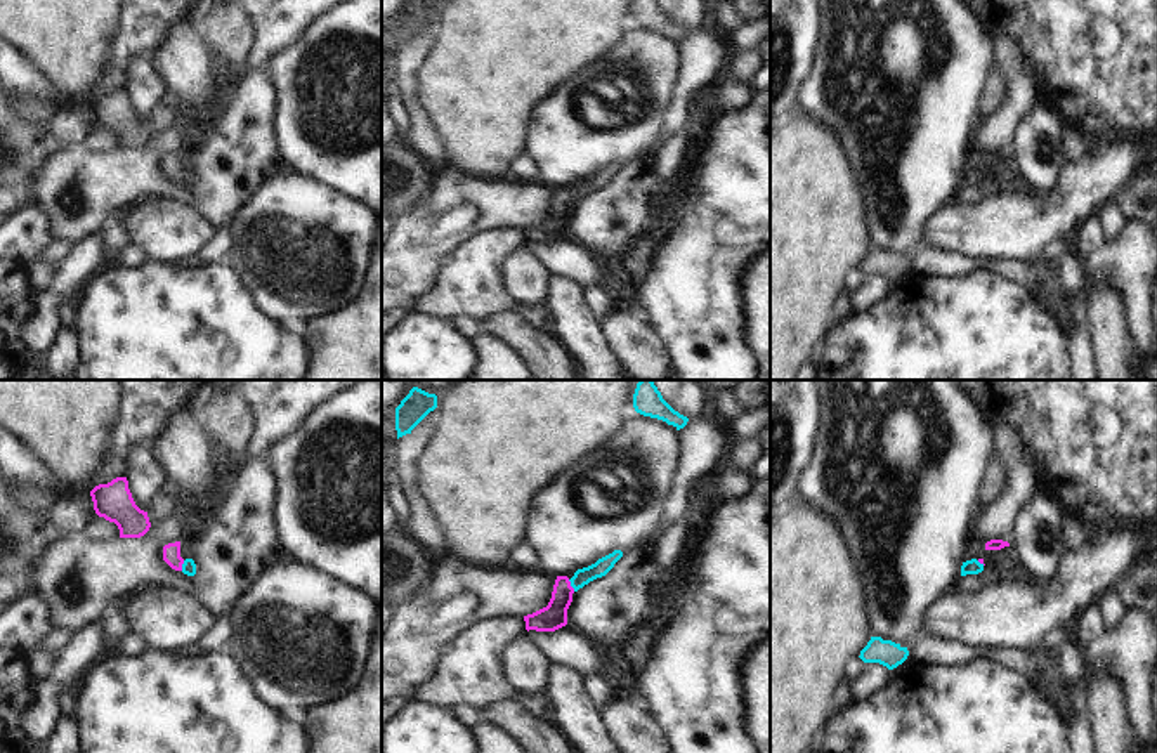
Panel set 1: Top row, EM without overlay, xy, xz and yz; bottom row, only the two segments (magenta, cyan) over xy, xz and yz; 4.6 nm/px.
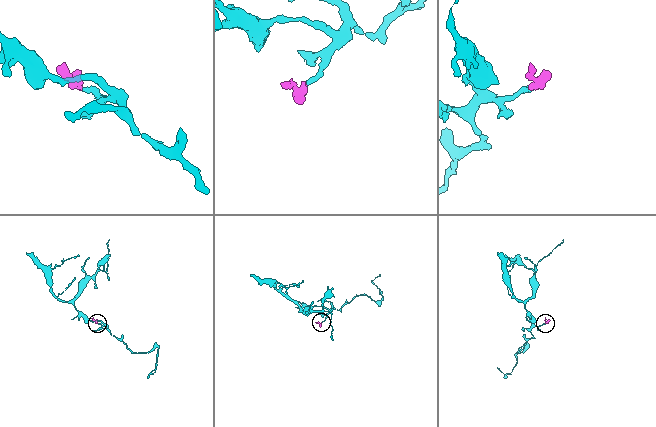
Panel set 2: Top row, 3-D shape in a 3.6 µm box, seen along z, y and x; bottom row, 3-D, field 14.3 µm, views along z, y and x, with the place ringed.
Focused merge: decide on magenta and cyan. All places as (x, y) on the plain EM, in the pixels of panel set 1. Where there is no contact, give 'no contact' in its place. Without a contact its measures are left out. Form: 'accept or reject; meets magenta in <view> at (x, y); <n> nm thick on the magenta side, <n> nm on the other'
accept; meets magenta in xz at (569, 196); 120 nm thick on the magenta side, 80 nm on the other

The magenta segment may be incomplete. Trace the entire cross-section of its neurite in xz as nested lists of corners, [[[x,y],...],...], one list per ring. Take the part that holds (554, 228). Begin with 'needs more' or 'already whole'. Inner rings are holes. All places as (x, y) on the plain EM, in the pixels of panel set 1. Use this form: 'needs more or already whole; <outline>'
needs more; [[[614,161],[612,165],[598,170],[595,175],[578,180],[571,191],[567,187],[557,187],[548,217],[524,227],[526,241],[555,243],[565,238],[572,205],[590,193],[605,187],[621,168],[623,163]]]

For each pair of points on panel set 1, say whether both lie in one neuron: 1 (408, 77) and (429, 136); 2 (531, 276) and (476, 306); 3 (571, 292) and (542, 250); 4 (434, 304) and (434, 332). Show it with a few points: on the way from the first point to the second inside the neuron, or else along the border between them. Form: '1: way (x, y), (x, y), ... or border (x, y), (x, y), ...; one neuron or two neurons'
1: way (410, 91), (420, 122); one neuron
2: border (519, 248), (505, 268), (505, 285), (517, 309); two neurons
3: border (555, 275), (566, 275), (585, 285); two neurons
4: border (418, 311), (443, 320); two neurons

